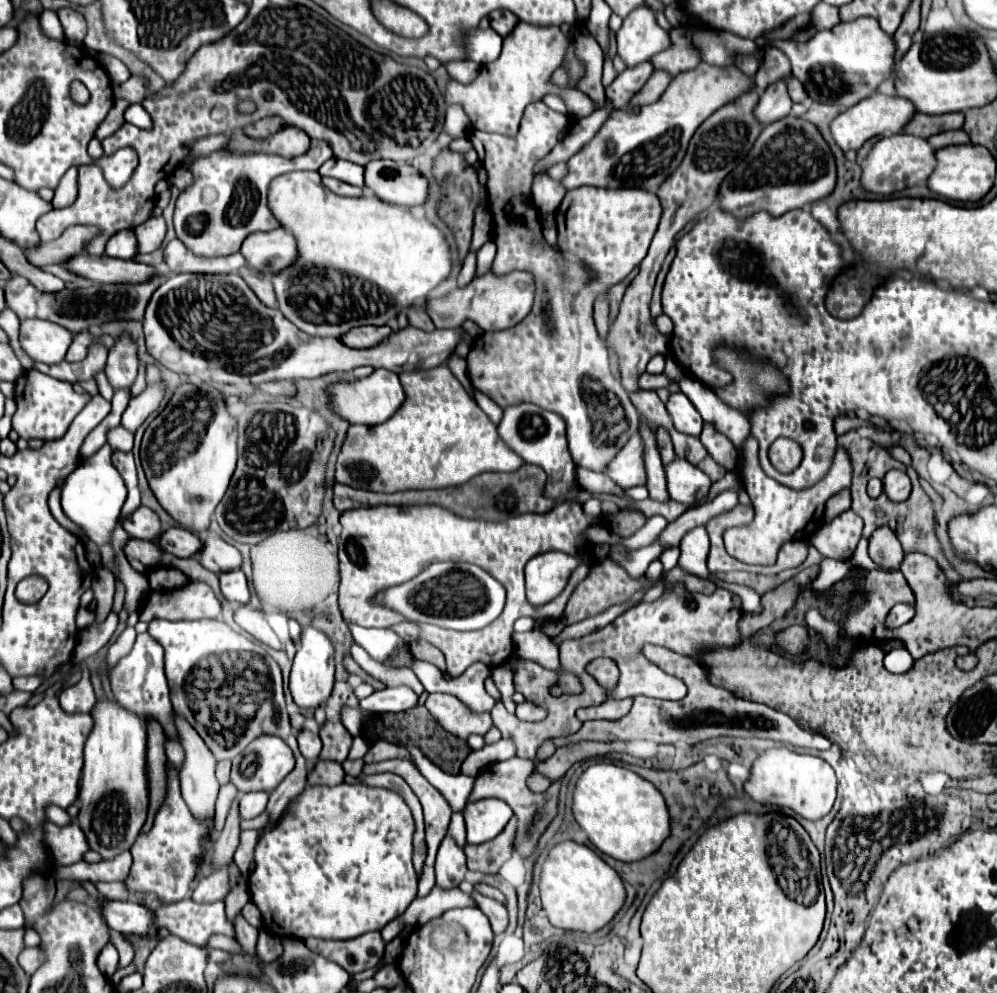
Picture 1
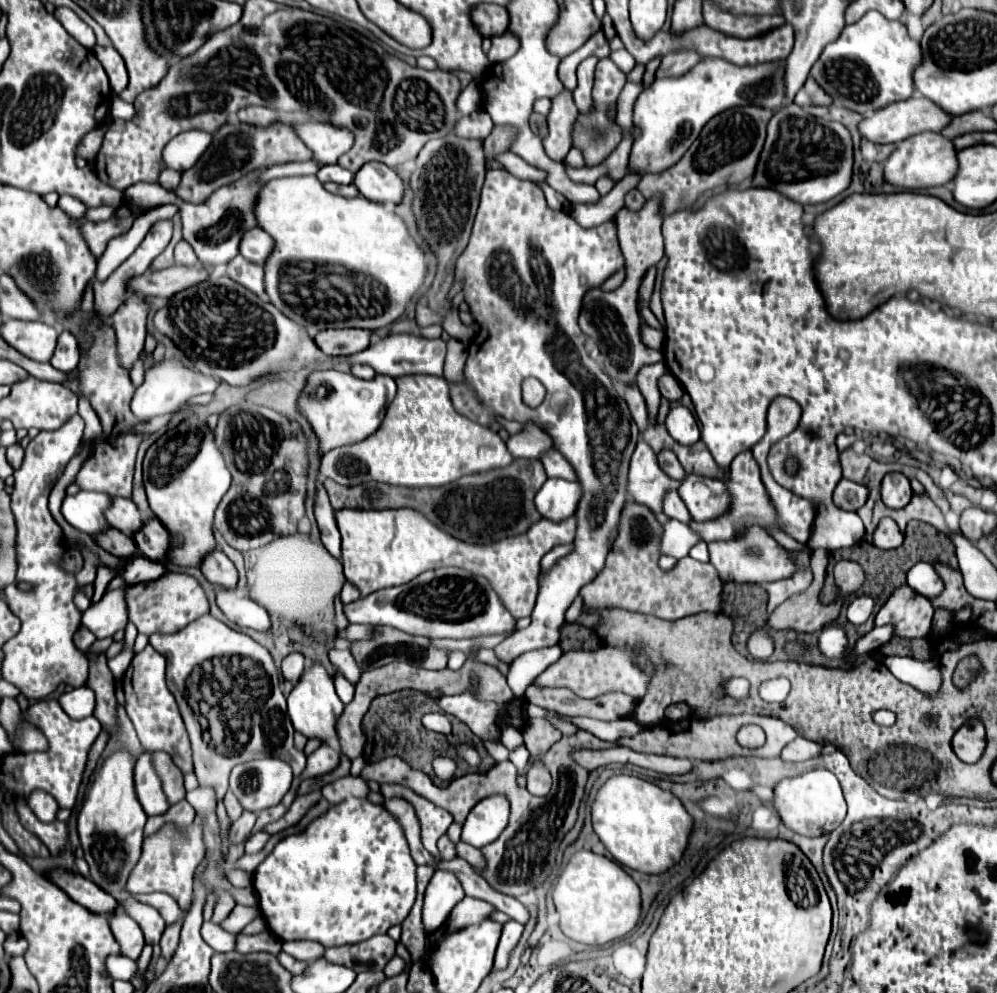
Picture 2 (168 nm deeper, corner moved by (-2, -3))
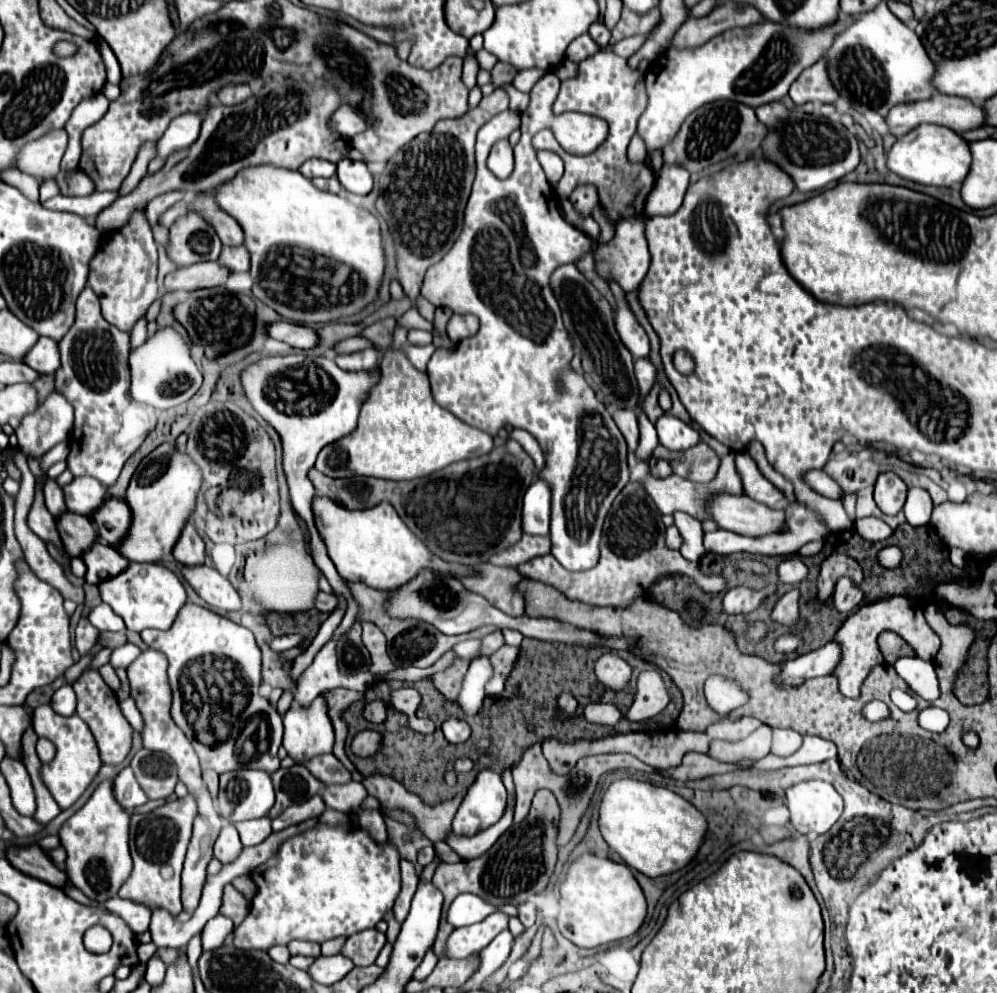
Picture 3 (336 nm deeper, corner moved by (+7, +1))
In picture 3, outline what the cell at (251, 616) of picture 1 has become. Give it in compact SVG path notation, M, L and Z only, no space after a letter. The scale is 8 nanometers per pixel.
M209 564L193 566L193 568L183 566L183 576L209 606L221 608L225 612L241 610L239 592L231 586L231 582L227 578L223 578Z

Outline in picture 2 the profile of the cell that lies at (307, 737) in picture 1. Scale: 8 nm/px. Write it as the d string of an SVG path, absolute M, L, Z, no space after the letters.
M322 744L314 754L308 756L308 764L302 772L304 778L314 778L314 776L322 776L328 774L332 770L336 770L340 766L340 752L332 746Z

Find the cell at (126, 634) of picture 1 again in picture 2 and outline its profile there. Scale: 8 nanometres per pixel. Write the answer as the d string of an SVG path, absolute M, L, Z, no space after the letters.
M122 650L118 656L108 660L108 668L112 670L114 678L120 680L124 676L126 668L130 666L130 662L132 662L132 650Z

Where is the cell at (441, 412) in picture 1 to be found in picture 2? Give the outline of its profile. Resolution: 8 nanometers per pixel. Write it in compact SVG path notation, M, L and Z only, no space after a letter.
M426 374L400 376L396 380L396 384L398 384L398 394L392 400L390 408L386 410L386 416L378 428L378 432L370 434L366 440L362 440L358 444L334 448L322 456L320 474L324 478L332 478L334 482L338 482L342 486L356 486L356 484L362 484L368 480L386 482L392 486L408 486L408 488L444 486L466 474L504 468L514 460L512 454L506 450L504 440L494 430L468 420L466 416L458 414L452 408L448 382L444 378L426 376Z

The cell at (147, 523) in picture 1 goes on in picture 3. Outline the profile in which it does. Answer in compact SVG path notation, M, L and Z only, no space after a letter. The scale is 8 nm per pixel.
M89 476L75 478L71 484L63 488L63 492L65 492L65 502L69 504L69 510L83 516L91 516L109 498L107 488L99 480Z

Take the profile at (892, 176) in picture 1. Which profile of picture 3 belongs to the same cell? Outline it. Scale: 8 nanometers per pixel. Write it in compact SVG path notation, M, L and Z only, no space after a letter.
M921 124L913 128L909 134L901 136L893 148L887 154L887 168L905 178L913 180L917 184L927 186L951 186L961 184L961 180L969 172L969 148L967 142L959 138L959 134L951 132L949 128L935 126L935 124Z

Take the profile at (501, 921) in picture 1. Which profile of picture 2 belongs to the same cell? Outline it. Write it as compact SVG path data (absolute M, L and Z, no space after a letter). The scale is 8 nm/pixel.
M510 920L508 924L504 924L504 930L502 930L502 938L500 938L500 944L498 944L498 950L496 950L496 960L494 960L494 970L504 970L508 966L508 960L510 960L510 954L512 950L516 948L520 936L522 936L522 930L524 926Z

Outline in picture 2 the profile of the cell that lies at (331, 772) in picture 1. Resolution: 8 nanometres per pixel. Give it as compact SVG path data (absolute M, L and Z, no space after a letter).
M344 776L332 784L326 784L322 788L322 796L330 802L330 804L340 804L342 800L356 796L356 798L366 798L370 792L368 784L362 778L356 776Z

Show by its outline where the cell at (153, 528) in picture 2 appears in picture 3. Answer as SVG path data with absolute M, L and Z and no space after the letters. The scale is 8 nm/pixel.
M111 498L109 504L105 504L101 512L97 512L97 516L91 516L91 520L97 520L97 528L101 528L101 542L117 546L129 534L133 514L127 502Z

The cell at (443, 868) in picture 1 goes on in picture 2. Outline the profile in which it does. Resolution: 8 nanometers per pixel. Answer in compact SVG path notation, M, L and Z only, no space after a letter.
M446 870L434 872L426 888L424 908L422 908L422 924L426 928L426 934L432 934L440 926L444 926L452 908L462 898L464 898L462 884L452 872L446 872Z

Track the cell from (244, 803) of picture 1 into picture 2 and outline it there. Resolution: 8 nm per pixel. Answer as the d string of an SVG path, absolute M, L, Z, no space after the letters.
M242 812L242 816L232 824L230 828L230 844L242 844L252 834L252 828L256 824L254 812Z

